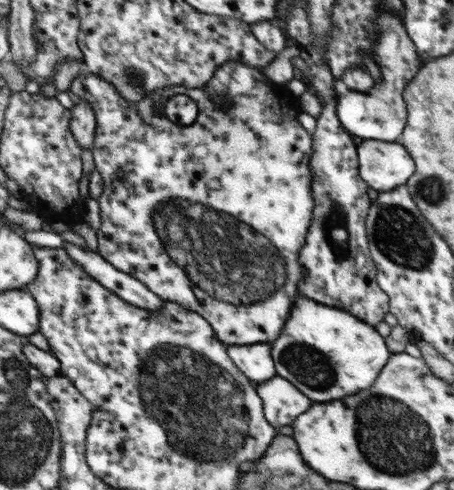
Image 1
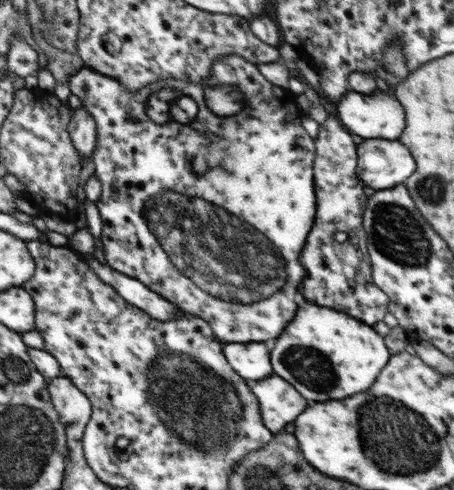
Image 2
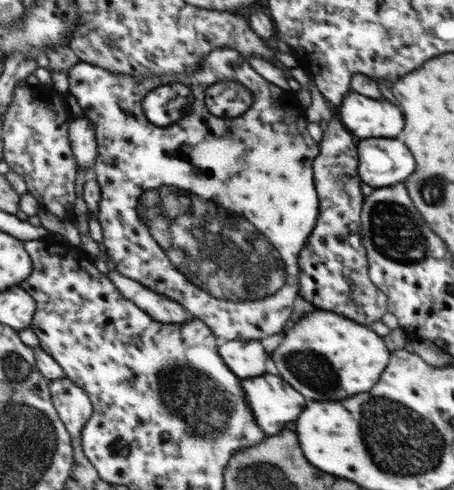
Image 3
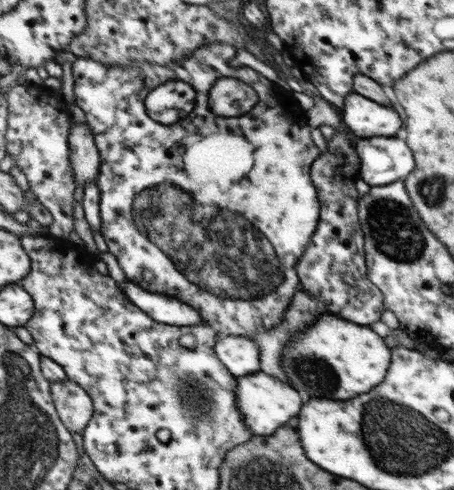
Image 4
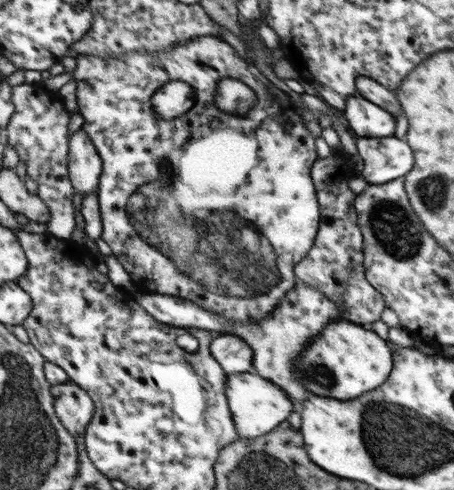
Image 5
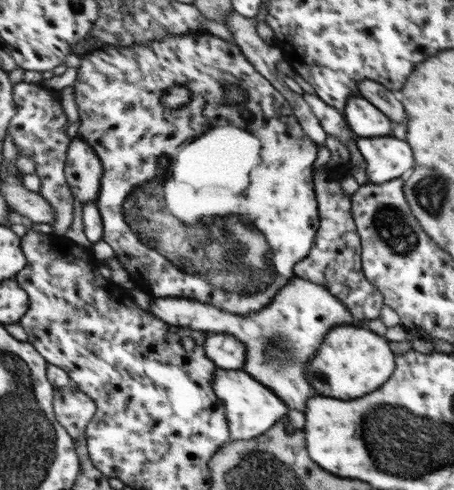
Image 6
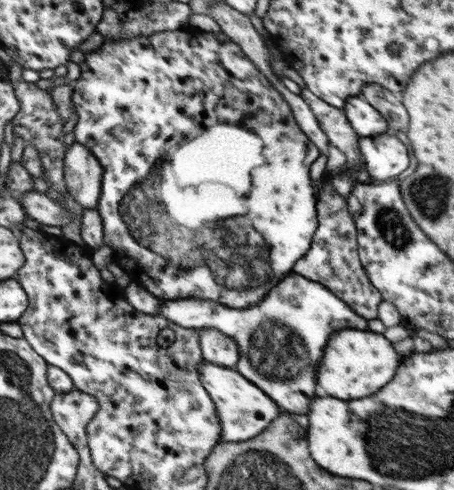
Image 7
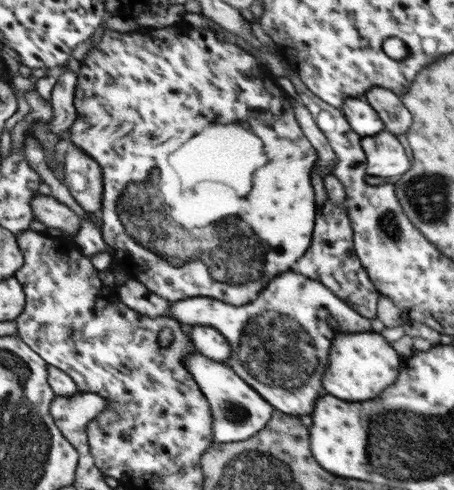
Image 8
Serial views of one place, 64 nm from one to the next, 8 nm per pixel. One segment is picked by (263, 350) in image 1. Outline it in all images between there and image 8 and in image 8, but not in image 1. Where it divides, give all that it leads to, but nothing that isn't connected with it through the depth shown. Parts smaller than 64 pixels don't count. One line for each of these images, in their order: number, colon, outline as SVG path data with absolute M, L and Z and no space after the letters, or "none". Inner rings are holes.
2: M229 342L229 344L223 344L223 354L229 366L233 366L233 370L241 378L245 378L245 382L273 376L271 354L261 342L249 342L249 344Z
3: M221 340L217 352L239 380L267 372L267 352L259 340Z
4: M219 336L213 350L235 378L259 372L259 346L249 338Z
5: M215 334L209 346L211 356L221 364L225 374L229 372L249 372L253 366L253 350L249 344L241 342L237 336Z
6: M205 332L205 356L215 362L221 370L241 370L245 362L243 344L239 344L233 336L225 334L207 334Z
7: M197 330L197 342L205 362L213 362L225 368L235 368L237 362L237 344L231 338L225 338L217 330Z
8: M191 324L187 332L197 352L225 364L225 360L229 358L229 346L225 342L225 336L221 336L221 332L213 330L211 326L199 326L199 324Z

